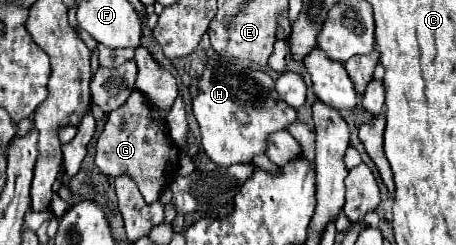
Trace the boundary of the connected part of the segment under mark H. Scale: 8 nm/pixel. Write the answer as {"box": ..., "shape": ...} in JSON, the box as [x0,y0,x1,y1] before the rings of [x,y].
{"box":[192,56,296,166],"shape":[[[212,56],[206,62],[204,72],[198,78],[198,92],[192,96],[192,114],[198,120],[200,134],[202,134],[202,148],[206,156],[218,166],[230,164],[250,164],[252,156],[264,154],[266,140],[272,132],[286,130],[288,124],[296,120],[296,110],[290,108],[286,102],[278,100],[274,92],[274,78],[258,68],[242,66],[240,60],[232,60],[226,56]]]}

